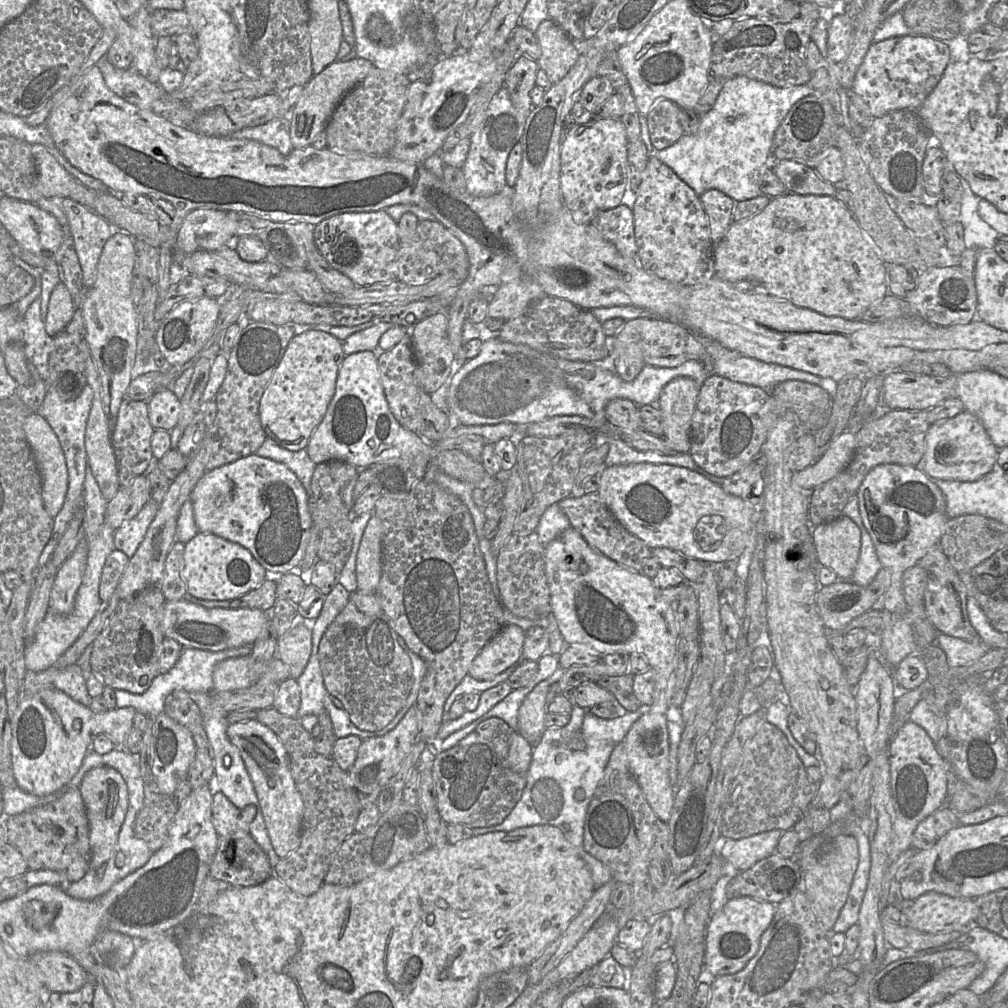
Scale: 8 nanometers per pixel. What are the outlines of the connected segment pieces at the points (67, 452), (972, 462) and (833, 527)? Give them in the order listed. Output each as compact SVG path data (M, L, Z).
M86 385L81 394L74 400L63 400L52 386L47 386L45 398L36 413L43 416L57 435L63 449L68 470L68 491L66 501L72 502L73 515L76 512L76 500L83 496L87 468L87 453L85 448L85 431L91 411L94 390Z
M967 411L932 424L927 431L921 469L932 480L974 482L993 470L998 448L977 417Z
M845 515L811 527L813 544L821 565L833 570L840 580L850 581L859 558L861 532Z

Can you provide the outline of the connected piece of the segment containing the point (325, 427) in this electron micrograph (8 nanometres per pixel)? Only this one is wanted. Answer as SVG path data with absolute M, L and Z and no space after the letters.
M373 351L345 356L325 416L305 448L314 463L340 460L358 469L393 458L414 457L430 452L431 444L404 428L391 412L382 387L377 357L378 353Z

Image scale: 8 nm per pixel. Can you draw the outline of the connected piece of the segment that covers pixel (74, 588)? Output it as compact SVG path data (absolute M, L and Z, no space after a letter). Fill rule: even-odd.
M84 537L59 567L51 590L52 612L60 615L68 615L72 612L86 570L88 551L88 542Z

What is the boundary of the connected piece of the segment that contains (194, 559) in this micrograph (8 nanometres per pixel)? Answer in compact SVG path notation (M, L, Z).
M198 533L185 544L181 575L187 593L199 599L232 601L260 586L267 570L243 546L210 533Z

